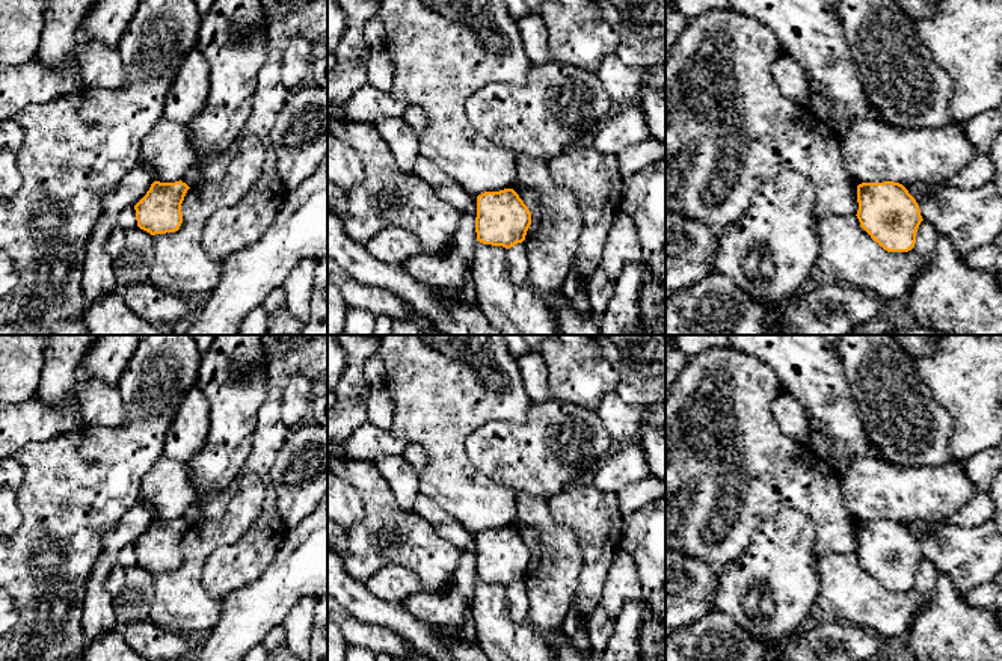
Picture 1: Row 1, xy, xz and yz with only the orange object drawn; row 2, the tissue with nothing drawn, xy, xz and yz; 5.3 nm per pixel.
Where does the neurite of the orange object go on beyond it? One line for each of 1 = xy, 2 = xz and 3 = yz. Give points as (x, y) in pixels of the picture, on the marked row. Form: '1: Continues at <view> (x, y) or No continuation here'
1: No continuation here
2: No continuation here
3: No continuation here

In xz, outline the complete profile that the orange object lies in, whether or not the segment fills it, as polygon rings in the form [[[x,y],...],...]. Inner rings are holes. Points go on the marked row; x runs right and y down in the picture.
[[[513,189],[477,196],[475,232],[483,244],[512,246],[525,240],[531,213]]]

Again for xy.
[[[154,181],[134,205],[137,226],[151,235],[175,232],[183,223],[181,204],[190,187],[180,181]]]

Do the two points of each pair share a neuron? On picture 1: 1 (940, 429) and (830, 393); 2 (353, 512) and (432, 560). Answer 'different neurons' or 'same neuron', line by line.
1: different neurons
2: different neurons

